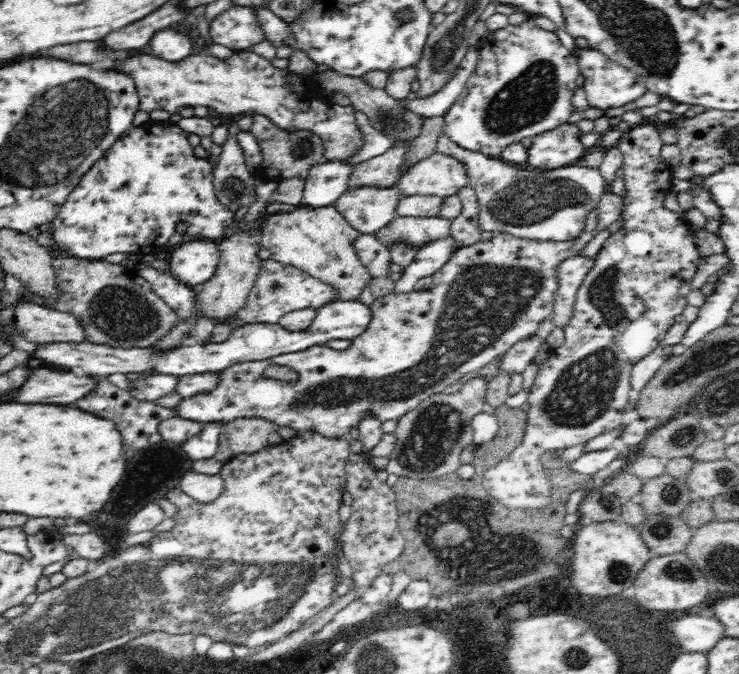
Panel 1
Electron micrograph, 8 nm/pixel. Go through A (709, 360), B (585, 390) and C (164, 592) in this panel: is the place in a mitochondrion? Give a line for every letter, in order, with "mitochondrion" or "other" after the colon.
A: mitochondrion
B: mitochondrion
C: mitochondrion

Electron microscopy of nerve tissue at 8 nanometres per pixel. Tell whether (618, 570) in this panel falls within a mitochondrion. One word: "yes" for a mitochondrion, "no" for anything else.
yes

